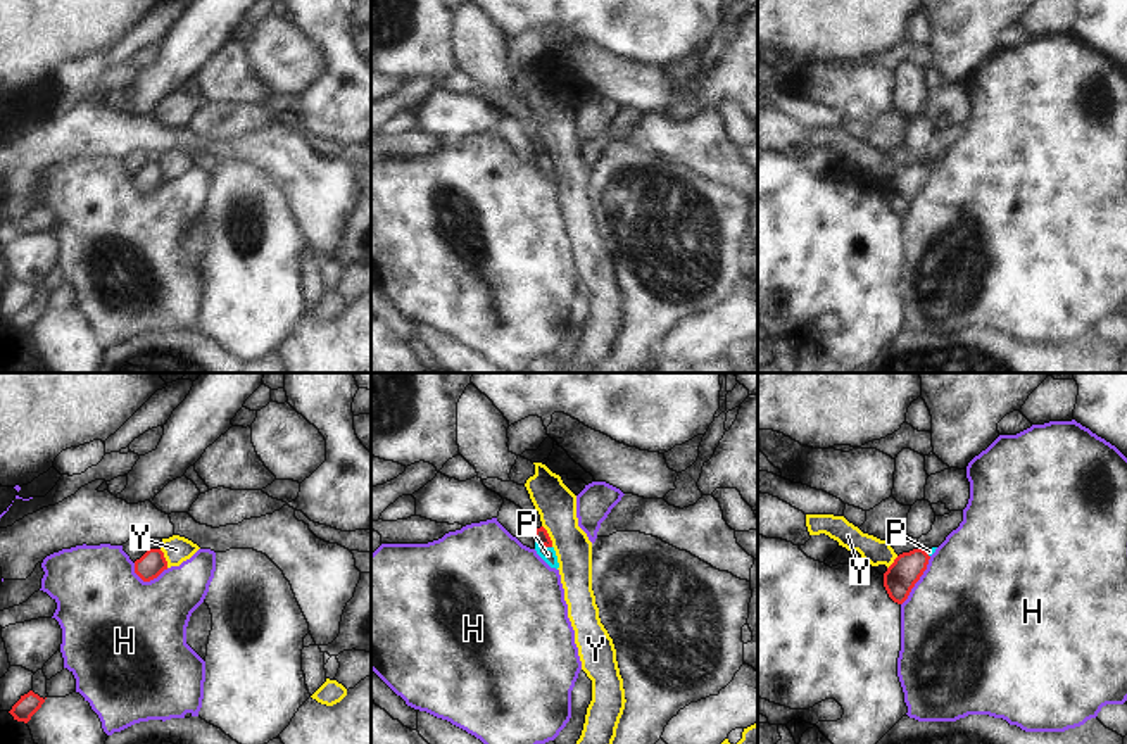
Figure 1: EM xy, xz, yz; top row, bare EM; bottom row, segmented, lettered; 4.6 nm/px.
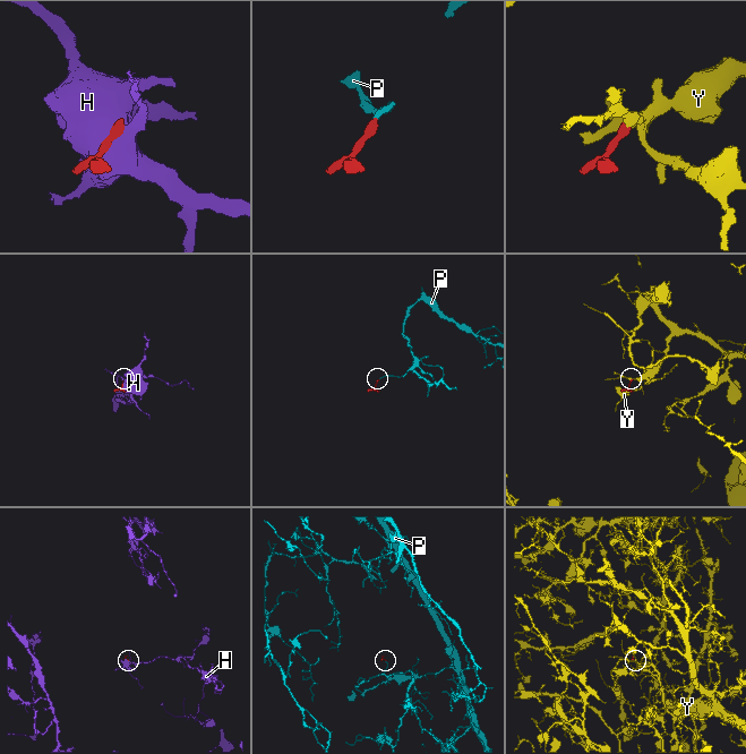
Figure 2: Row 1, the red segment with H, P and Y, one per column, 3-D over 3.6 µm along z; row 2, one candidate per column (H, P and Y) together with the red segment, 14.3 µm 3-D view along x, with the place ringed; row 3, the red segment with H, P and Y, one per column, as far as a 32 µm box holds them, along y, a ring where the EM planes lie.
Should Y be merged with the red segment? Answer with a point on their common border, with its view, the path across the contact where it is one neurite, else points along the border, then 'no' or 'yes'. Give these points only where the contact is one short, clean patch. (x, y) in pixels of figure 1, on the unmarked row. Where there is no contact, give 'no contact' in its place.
xz (547, 149) | along xz (542, 138), (553, 159) | no

